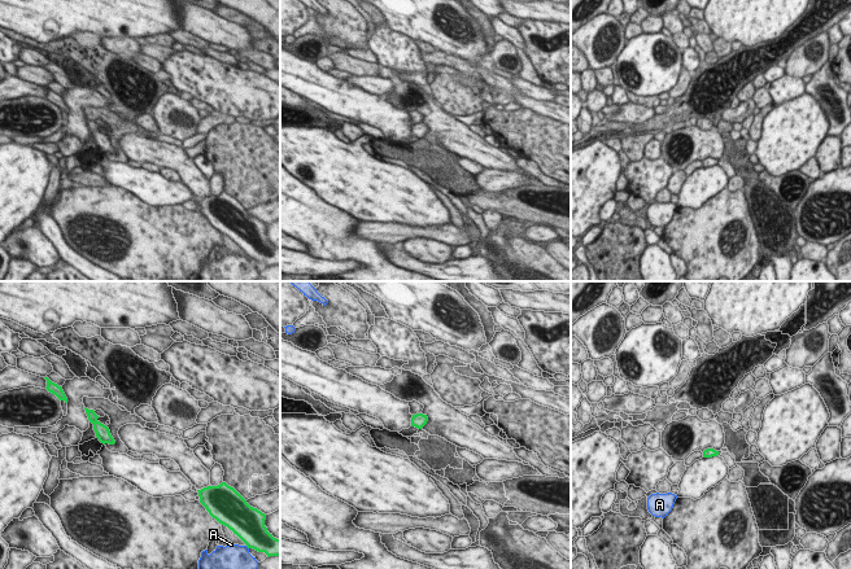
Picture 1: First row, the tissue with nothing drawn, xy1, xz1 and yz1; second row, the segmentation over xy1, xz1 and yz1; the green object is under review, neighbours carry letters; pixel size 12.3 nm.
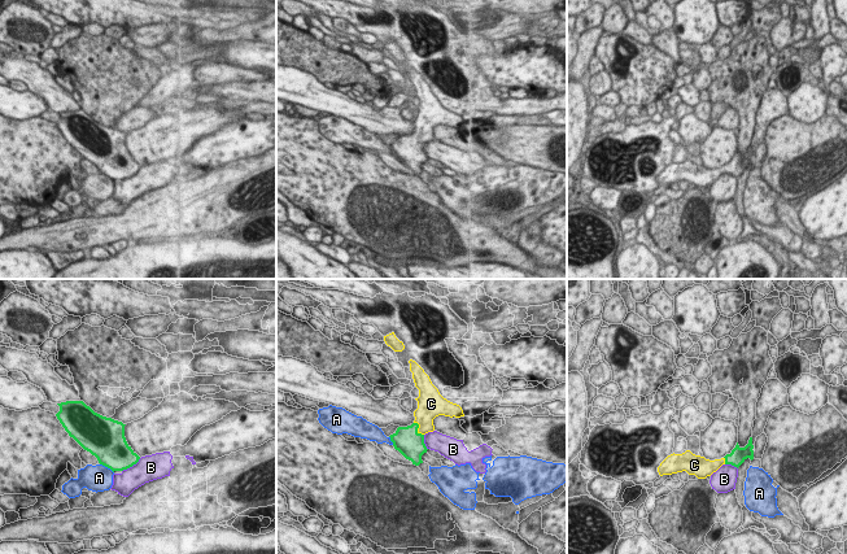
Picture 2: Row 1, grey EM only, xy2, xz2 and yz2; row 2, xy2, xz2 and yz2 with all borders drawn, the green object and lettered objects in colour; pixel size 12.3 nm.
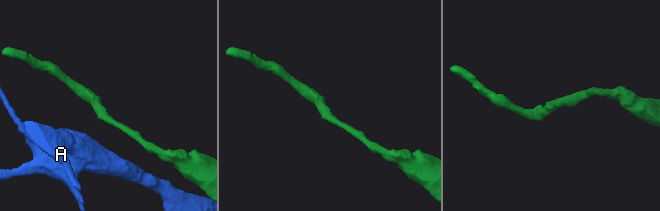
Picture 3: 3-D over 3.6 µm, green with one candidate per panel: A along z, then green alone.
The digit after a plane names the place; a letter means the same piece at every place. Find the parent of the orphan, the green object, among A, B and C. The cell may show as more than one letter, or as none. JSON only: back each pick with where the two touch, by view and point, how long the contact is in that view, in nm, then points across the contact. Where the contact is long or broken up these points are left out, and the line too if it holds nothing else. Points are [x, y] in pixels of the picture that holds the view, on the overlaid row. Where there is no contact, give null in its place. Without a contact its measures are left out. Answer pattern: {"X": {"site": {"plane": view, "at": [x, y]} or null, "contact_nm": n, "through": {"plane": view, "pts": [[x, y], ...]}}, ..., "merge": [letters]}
{"C": {"site": {"plane": "xz2", "at": [418, 427]}, "contact_nm": 220, "through": {"plane": "xz2", "pts": [[406, 440], [418, 427], [423, 422], [427, 410]]}}, "merge": ["C"]}

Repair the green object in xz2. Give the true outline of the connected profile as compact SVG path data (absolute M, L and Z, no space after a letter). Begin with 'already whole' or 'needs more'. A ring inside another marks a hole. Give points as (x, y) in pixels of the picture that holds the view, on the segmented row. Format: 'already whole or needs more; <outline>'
needs more; M410 359L409 363L415 387L419 389L419 397L415 398L418 401L418 409L414 411L415 420L411 426L398 427L389 437L396 450L412 464L419 466L423 463L422 455L428 450L424 435L435 431L433 419L438 415L460 418L464 414L459 405L440 394L429 376L415 361Z

